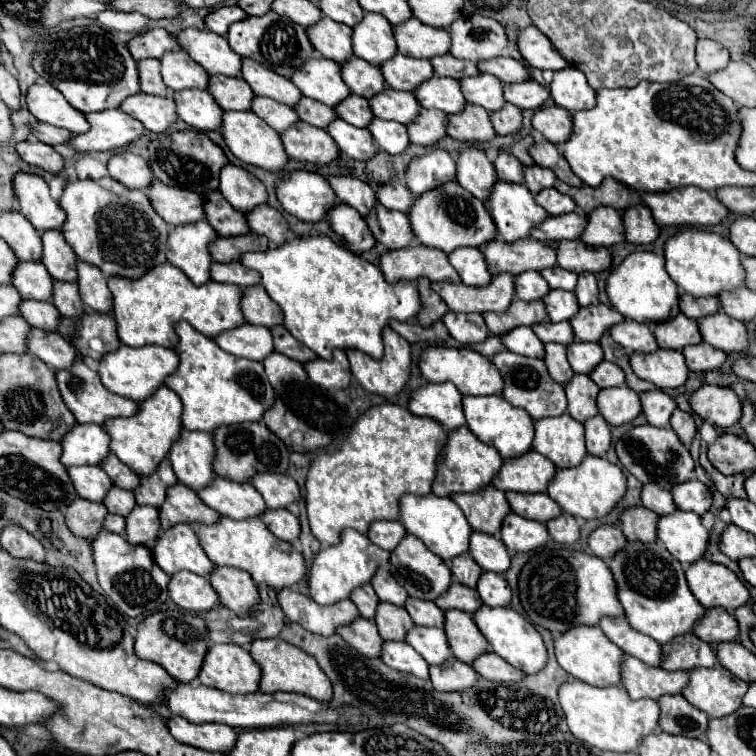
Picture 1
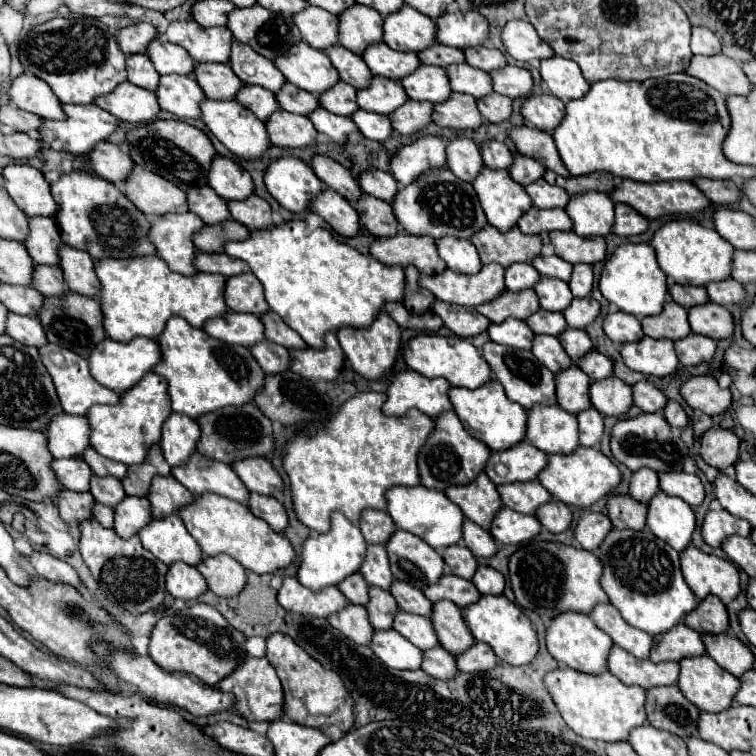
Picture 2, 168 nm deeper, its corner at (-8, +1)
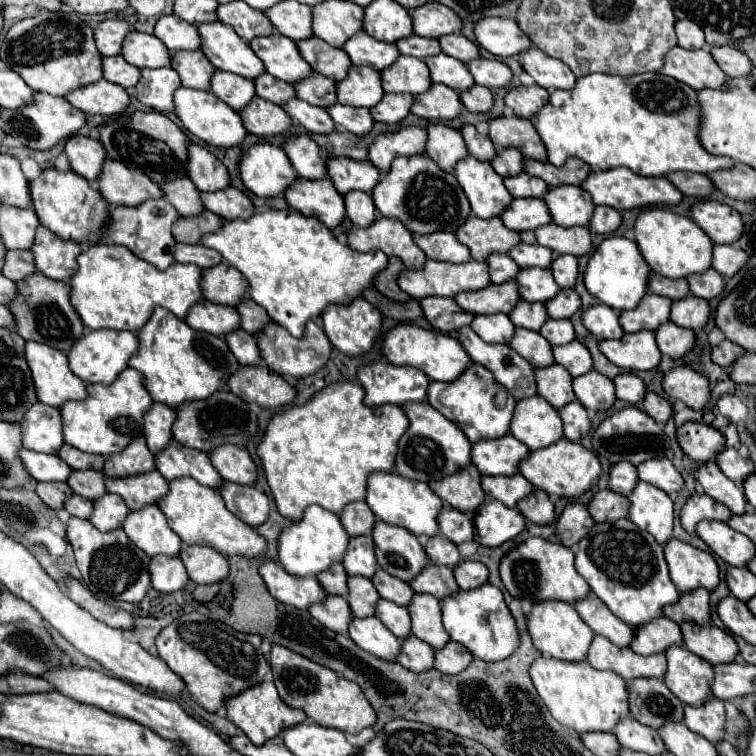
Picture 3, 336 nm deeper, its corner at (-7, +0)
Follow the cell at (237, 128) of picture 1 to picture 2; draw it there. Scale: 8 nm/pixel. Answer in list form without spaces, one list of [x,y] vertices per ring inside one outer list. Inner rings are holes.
[[[204,99],[200,101],[200,119],[204,121],[204,125],[210,129],[210,133],[216,135],[216,139],[220,143],[226,145],[226,149],[230,149],[236,157],[242,159],[256,159],[260,157],[270,141],[264,129],[264,121],[256,119],[254,113],[248,113],[248,109],[244,109],[238,101],[214,101],[214,99]]]

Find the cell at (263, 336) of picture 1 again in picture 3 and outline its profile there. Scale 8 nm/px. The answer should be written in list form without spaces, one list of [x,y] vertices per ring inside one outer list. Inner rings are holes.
[[[205,300],[199,302],[199,306],[191,308],[191,314],[187,314],[185,322],[195,330],[203,330],[215,336],[227,336],[241,326],[241,316],[231,306],[221,306]]]

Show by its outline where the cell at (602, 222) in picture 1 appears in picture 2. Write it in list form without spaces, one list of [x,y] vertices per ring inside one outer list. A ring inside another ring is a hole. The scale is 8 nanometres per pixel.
[[[588,191],[584,195],[572,195],[564,207],[572,221],[572,231],[578,235],[608,235],[612,233],[612,209],[614,203],[606,193]]]

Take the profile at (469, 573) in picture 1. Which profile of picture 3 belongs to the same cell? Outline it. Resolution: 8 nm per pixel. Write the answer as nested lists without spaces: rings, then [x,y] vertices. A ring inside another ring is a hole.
[[[443,536],[429,538],[429,542],[425,546],[425,552],[427,552],[431,562],[443,564],[443,566],[449,566],[449,568],[455,568],[461,562],[461,554],[459,554],[457,546]]]

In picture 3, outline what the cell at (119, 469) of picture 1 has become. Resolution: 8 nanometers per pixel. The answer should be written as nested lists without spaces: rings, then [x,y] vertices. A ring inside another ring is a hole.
[[[65,444],[65,446],[59,450],[59,458],[65,460],[73,470],[103,470],[103,462],[105,462],[103,456],[75,450],[75,448],[69,446],[69,444]]]

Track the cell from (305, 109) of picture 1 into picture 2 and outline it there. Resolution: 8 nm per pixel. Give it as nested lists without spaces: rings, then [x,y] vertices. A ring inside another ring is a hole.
[[[284,83],[284,89],[276,91],[276,99],[280,103],[280,109],[286,109],[290,113],[298,113],[298,115],[306,115],[310,109],[318,107],[318,101],[312,93],[292,85],[292,83]]]

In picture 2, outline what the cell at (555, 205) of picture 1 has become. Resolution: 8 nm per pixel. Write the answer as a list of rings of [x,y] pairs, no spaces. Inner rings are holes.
[[[544,179],[534,181],[530,185],[524,185],[524,189],[530,195],[534,207],[538,207],[538,209],[562,207],[568,201],[568,193],[564,193],[564,189],[560,189],[556,185],[548,185]]]

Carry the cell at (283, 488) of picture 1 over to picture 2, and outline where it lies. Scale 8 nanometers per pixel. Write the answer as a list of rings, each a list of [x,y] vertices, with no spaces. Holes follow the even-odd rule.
[[[264,457],[238,459],[230,467],[240,477],[240,481],[244,481],[248,491],[254,491],[260,495],[272,495],[274,491],[282,489],[280,475]]]

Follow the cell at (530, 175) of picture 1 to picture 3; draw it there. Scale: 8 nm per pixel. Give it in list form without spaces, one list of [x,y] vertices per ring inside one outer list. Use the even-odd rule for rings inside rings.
[[[505,148],[505,150],[499,150],[495,160],[491,162],[491,166],[495,168],[497,174],[501,174],[503,178],[507,176],[517,176],[523,172],[523,154],[519,154],[519,150],[515,148]]]

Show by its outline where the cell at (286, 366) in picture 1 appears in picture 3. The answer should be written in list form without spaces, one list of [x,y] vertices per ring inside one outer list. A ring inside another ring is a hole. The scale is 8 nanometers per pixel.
[[[239,328],[233,334],[227,334],[227,344],[229,344],[231,352],[235,354],[235,358],[243,366],[253,366],[253,364],[261,364],[263,362],[255,338],[251,334],[247,334],[245,330]]]

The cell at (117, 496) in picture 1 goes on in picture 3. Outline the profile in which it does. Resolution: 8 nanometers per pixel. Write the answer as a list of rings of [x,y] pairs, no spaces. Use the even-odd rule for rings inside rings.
[[[73,470],[71,478],[67,484],[73,488],[75,494],[81,494],[89,500],[101,498],[107,488],[105,488],[105,474],[103,472],[93,472],[93,470]]]

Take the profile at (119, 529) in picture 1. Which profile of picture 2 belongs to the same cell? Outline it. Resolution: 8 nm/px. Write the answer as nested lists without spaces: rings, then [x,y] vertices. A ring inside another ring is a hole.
[[[94,503],[92,507],[92,517],[102,525],[102,527],[112,527],[112,509],[100,503]]]

